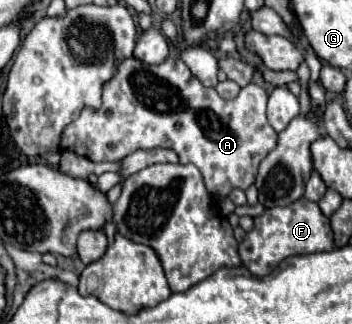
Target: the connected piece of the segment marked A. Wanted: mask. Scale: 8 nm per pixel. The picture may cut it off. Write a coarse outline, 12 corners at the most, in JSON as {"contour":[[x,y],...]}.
{"contour":[[181,59],[117,63],[59,147],[167,147],[211,195],[277,145],[255,83],[225,101]]}

